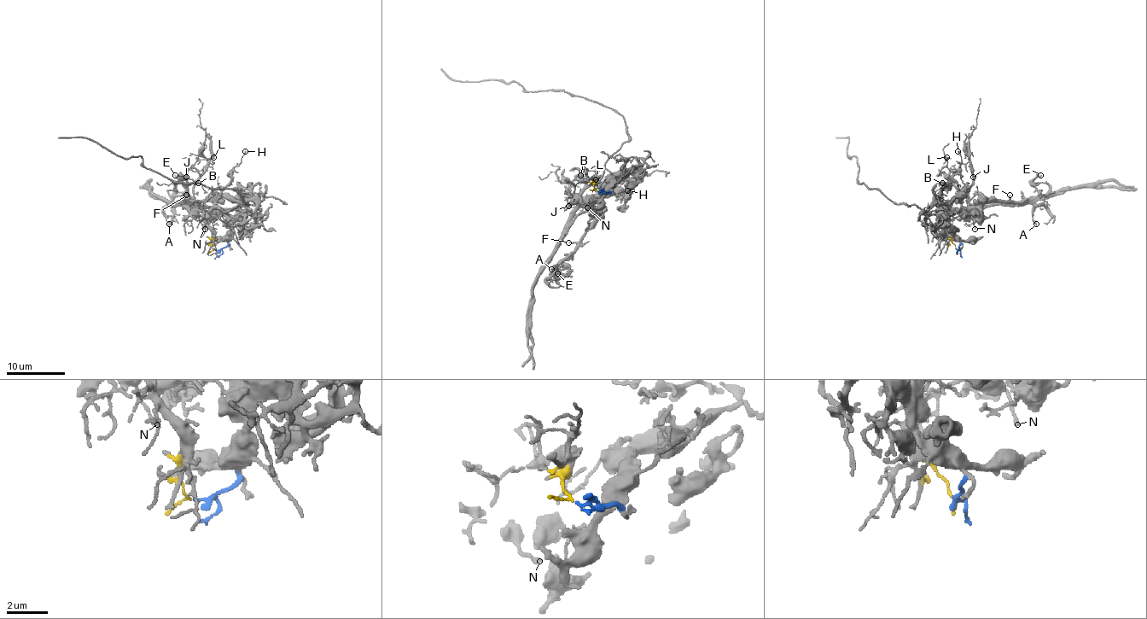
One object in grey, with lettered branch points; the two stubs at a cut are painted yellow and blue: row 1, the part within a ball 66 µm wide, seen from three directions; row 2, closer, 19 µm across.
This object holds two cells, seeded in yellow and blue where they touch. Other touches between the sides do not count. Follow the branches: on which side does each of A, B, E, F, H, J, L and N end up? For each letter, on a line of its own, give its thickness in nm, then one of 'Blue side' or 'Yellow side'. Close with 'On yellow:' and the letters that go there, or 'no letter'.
A: Thickness 120 nm. Blue side
B: Thickness 120 nm. Yellow side
E: Thickness 180 nm. Blue side
F: Thickness 160 nm. Blue side
H: Thickness 130 nm. Yellow side
J: Thickness 100 nm. Yellow side
L: Thickness 130 nm. Yellow side
N: Thickness 150 nm. Yellow side
On yellow: B, H, J, L, N

